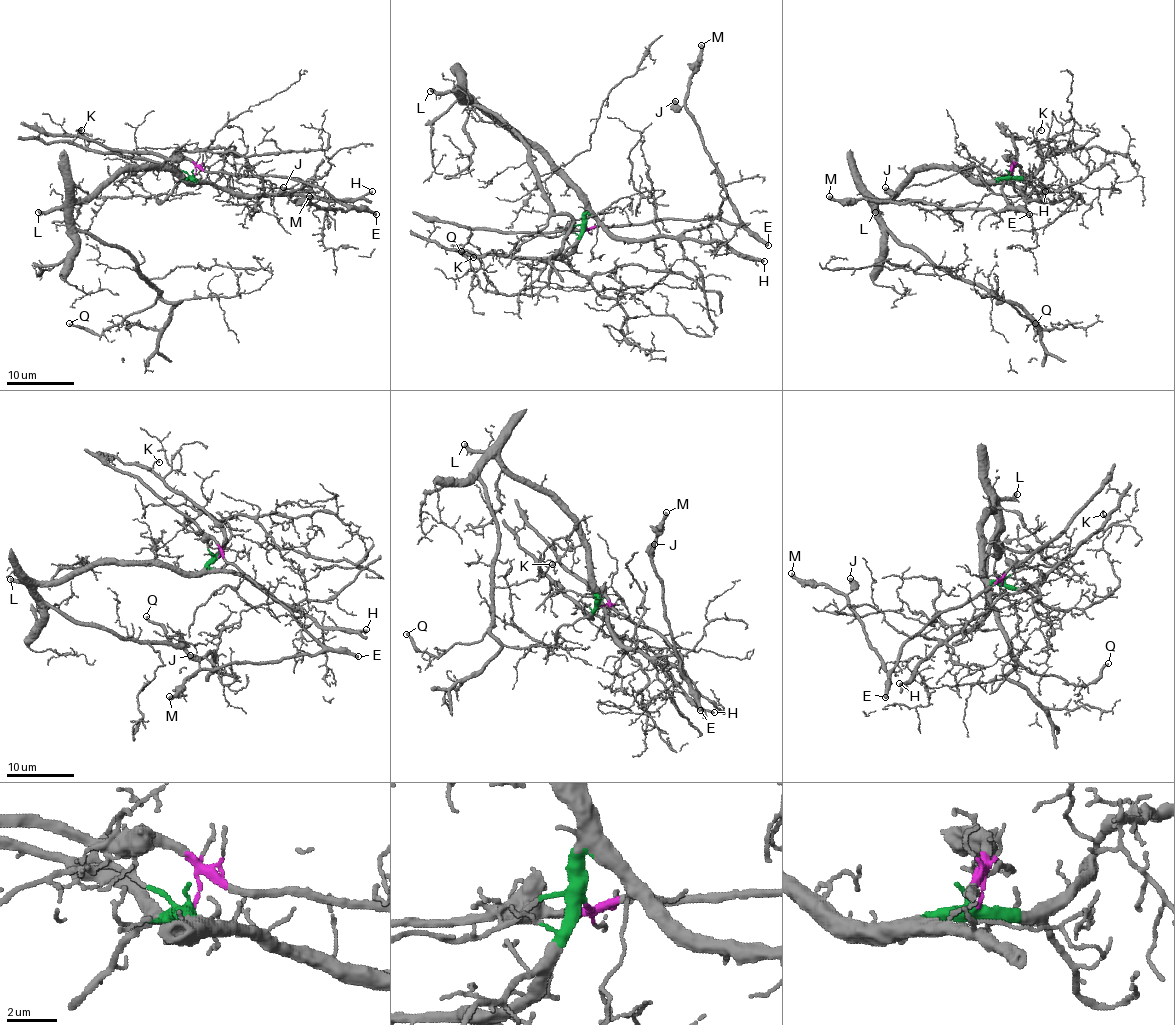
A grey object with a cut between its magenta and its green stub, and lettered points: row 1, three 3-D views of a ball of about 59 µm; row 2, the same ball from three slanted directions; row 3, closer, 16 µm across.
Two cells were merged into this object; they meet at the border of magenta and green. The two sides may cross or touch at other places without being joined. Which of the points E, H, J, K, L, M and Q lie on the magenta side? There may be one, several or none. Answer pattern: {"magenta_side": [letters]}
{"magenta_side": ["E", "J", "M"]}

